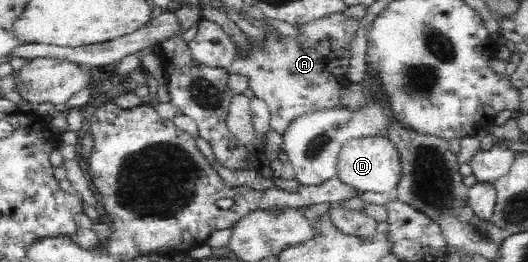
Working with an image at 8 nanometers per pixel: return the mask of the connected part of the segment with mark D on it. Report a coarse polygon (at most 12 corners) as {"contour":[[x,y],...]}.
{"contour":[[388,136],[342,146],[337,177],[357,192],[397,187],[401,159]]}

